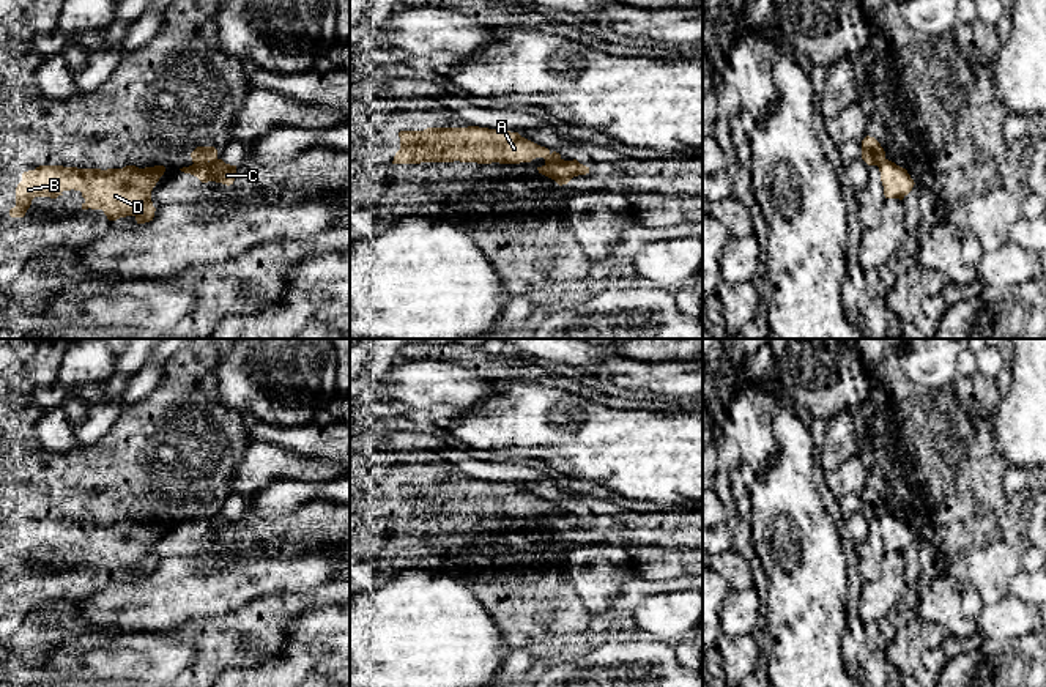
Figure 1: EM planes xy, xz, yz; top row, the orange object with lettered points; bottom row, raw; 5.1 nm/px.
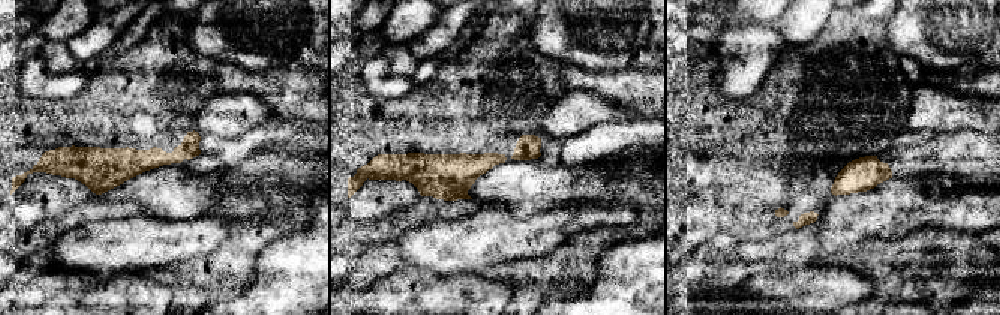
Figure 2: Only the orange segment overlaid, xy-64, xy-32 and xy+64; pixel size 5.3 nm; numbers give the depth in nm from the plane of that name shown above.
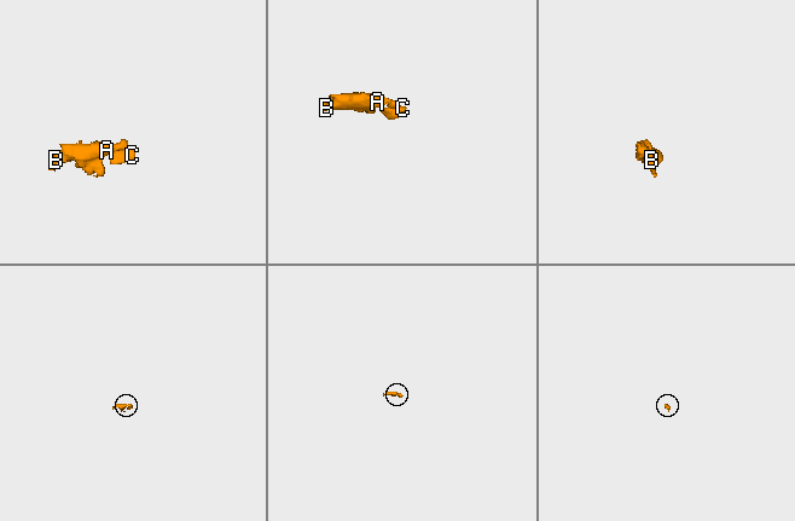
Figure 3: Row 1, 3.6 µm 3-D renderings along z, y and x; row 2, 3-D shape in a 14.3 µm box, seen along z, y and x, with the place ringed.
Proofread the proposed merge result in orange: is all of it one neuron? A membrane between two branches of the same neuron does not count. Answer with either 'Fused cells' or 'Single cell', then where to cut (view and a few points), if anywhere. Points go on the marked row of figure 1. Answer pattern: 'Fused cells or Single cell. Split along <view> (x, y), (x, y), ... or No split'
Fused cells. Split along xz (563, 159), (545, 164)

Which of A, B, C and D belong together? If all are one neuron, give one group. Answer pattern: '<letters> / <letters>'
A B D / C

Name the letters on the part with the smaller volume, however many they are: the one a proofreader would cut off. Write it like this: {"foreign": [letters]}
{"foreign": ["C"]}

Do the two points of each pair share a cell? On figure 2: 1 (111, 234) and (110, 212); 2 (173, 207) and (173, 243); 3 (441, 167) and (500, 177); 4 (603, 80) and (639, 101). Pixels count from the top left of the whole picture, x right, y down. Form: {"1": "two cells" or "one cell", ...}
{"1": "two cells", "2": "two cells", "3": "two cells", "4": "one cell"}

